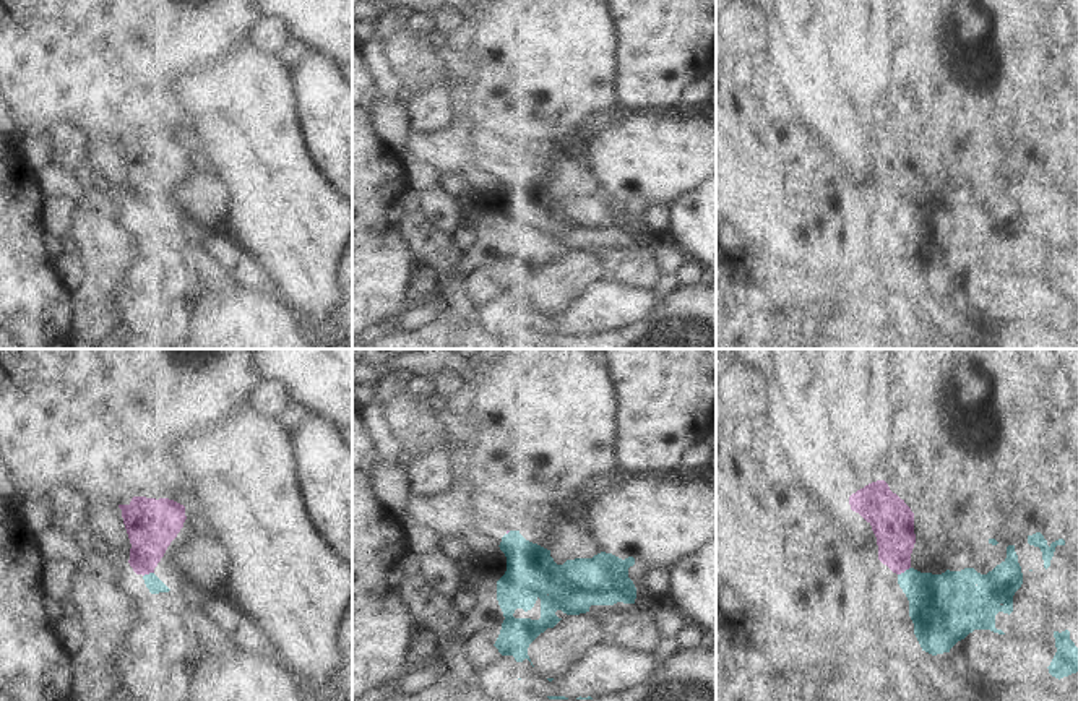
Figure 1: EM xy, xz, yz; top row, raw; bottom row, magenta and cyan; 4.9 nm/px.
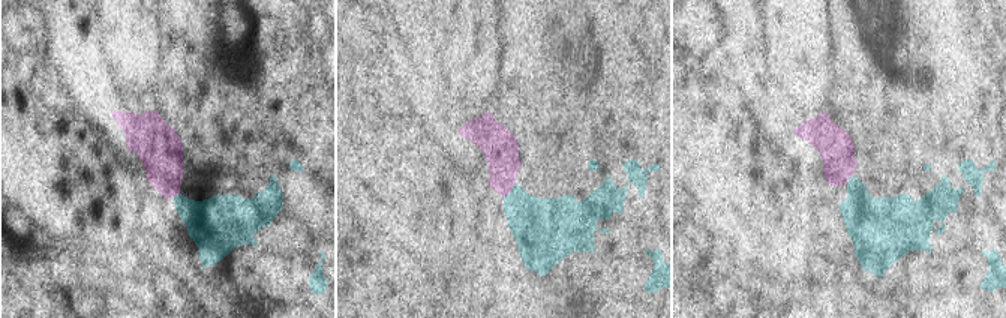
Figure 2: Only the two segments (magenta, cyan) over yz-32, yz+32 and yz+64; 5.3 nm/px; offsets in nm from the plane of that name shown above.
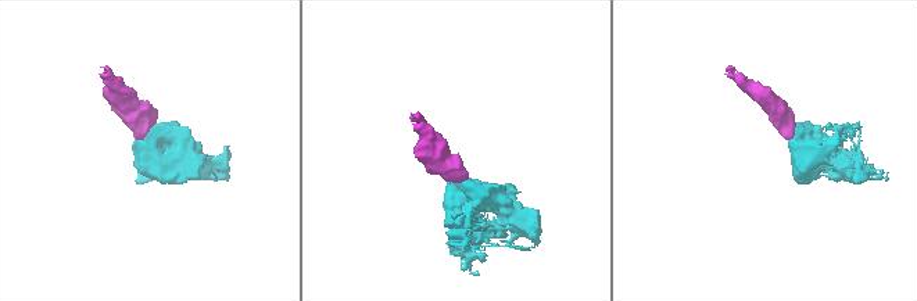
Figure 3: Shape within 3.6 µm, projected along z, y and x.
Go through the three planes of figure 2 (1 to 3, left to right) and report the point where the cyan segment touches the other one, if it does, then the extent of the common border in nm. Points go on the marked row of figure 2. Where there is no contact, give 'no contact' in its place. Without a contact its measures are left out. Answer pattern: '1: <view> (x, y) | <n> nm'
1: yz-32 (176, 194) | 50 nm
2: yz+32 (510, 191) | 100 nm
3: yz+64 (849, 177) | 60 nm

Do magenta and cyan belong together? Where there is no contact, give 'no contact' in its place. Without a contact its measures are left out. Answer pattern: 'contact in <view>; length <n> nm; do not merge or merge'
contact in yz; length 80 nm; merge

